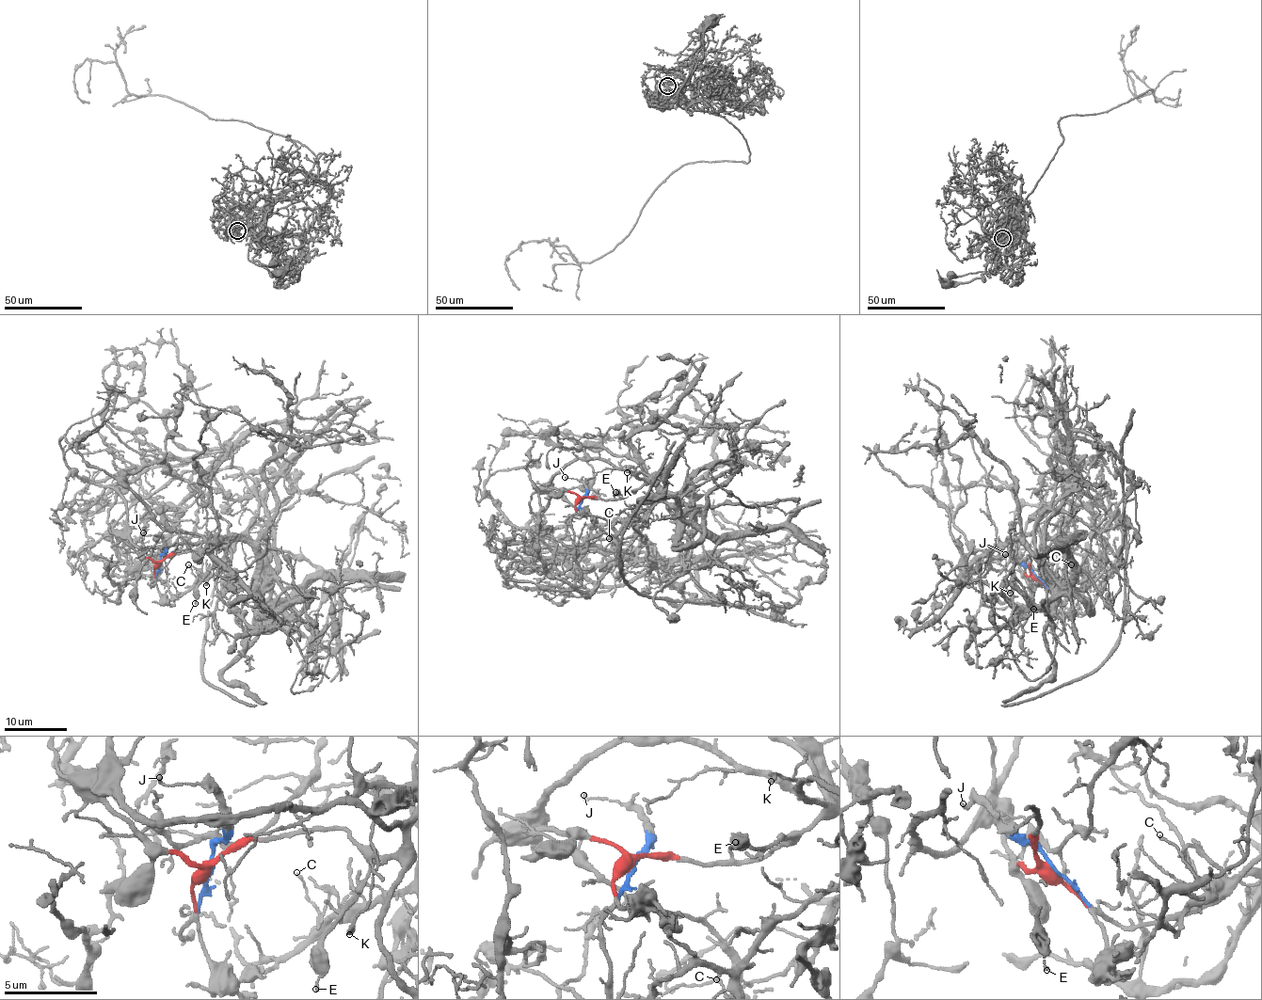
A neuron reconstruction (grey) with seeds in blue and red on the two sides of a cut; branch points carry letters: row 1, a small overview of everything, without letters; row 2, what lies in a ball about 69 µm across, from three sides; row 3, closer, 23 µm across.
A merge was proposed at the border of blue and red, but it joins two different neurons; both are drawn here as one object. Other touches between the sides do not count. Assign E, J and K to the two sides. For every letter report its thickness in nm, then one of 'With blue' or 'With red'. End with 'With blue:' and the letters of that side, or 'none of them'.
E: Thickness 170 nm. With red
J: Thickness 120 nm. With blue
K: Thickness 200 nm. With red
With blue: J

